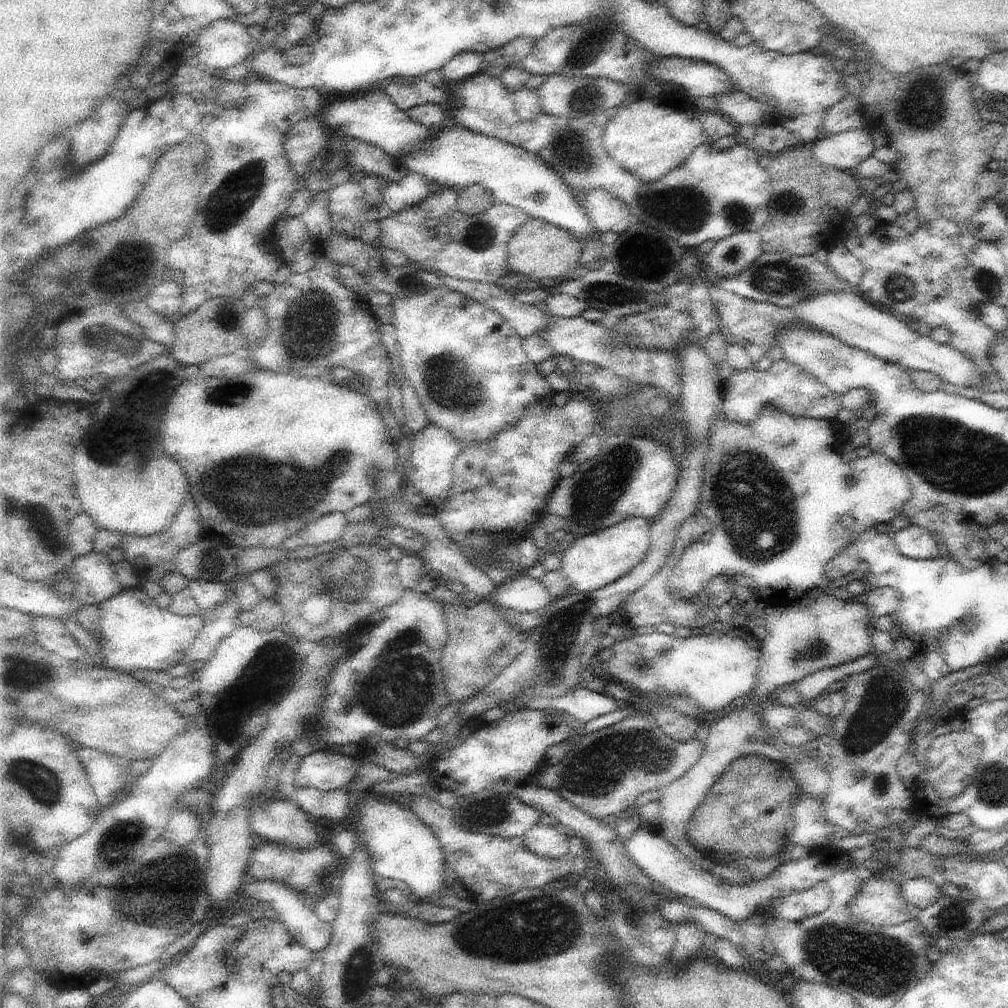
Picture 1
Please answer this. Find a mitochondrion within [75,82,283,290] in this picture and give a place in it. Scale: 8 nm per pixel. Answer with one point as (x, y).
(237, 192)

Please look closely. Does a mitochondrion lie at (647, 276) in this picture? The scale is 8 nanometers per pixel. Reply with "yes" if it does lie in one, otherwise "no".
yes

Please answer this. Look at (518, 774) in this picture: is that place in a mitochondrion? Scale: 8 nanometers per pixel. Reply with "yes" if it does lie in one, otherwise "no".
no

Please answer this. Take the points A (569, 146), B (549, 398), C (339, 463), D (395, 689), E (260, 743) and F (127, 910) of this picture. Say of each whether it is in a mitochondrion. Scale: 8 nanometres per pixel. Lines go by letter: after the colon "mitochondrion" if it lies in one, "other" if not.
A: mitochondrion
B: other
C: mitochondrion
D: mitochondrion
E: other
F: mitochondrion

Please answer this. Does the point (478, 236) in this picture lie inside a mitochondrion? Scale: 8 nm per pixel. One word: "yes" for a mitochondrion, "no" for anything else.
yes

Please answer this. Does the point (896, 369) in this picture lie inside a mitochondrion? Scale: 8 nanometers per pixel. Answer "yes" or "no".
no

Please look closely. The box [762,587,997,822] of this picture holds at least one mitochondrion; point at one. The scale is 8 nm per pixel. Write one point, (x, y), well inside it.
(880, 708)

